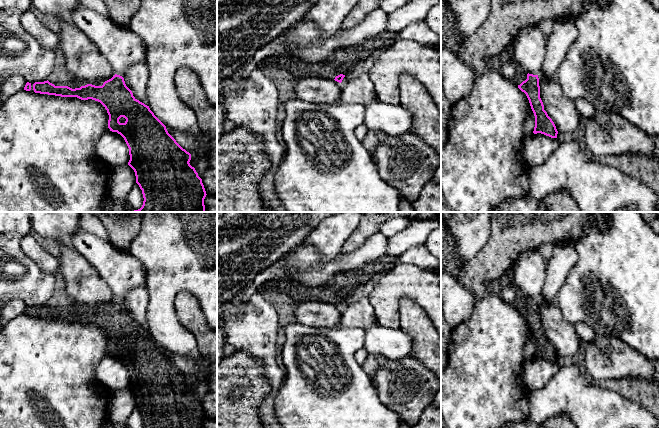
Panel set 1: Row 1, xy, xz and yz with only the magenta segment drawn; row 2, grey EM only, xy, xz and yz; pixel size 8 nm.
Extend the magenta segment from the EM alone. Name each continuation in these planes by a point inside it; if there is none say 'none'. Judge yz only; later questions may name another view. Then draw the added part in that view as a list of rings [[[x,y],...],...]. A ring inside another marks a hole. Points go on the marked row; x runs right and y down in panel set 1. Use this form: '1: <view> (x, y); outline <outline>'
1: yz (503, 62); outline [[[508,49],[494,57],[488,58],[486,64],[487,68],[494,68],[501,72],[506,79],[512,81],[517,86],[527,79],[528,72],[512,59]]]

